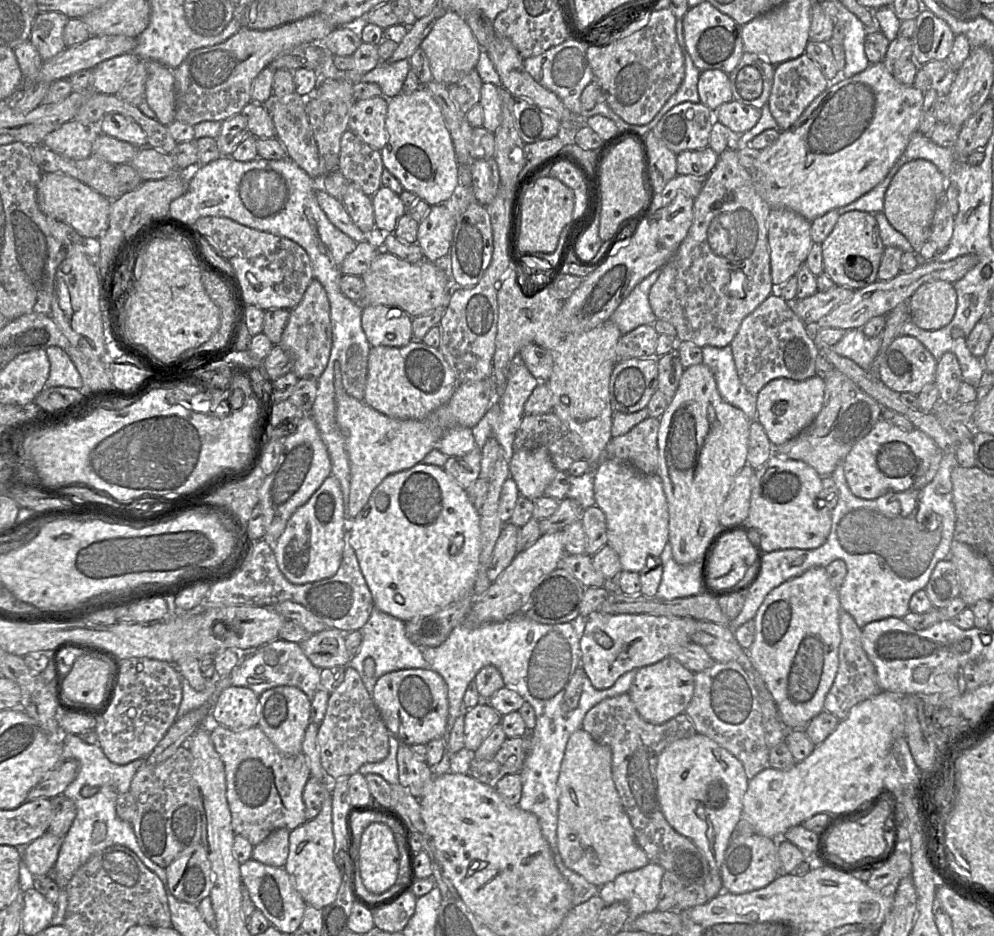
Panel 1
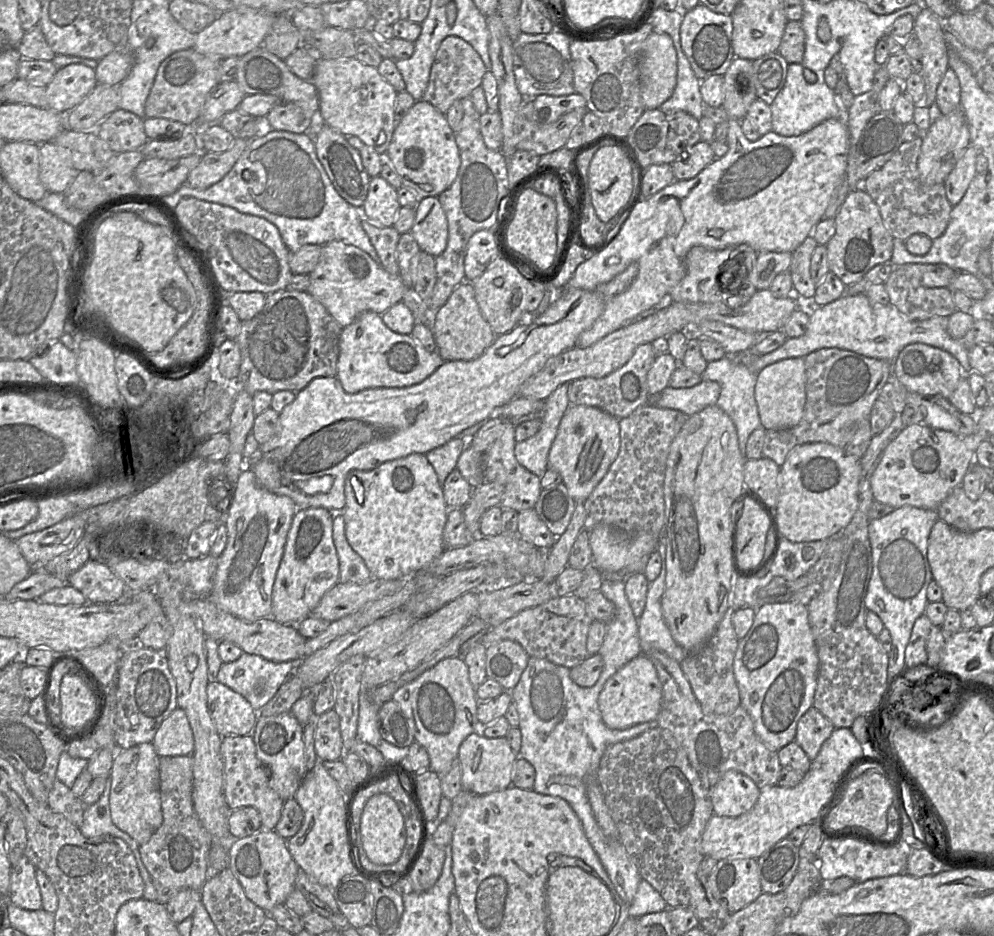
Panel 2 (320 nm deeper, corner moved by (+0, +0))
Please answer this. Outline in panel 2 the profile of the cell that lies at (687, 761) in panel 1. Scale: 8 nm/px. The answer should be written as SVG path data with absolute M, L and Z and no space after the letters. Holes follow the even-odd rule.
M729 770L710 787L713 813L717 816L738 817L753 808L760 788L747 775Z

